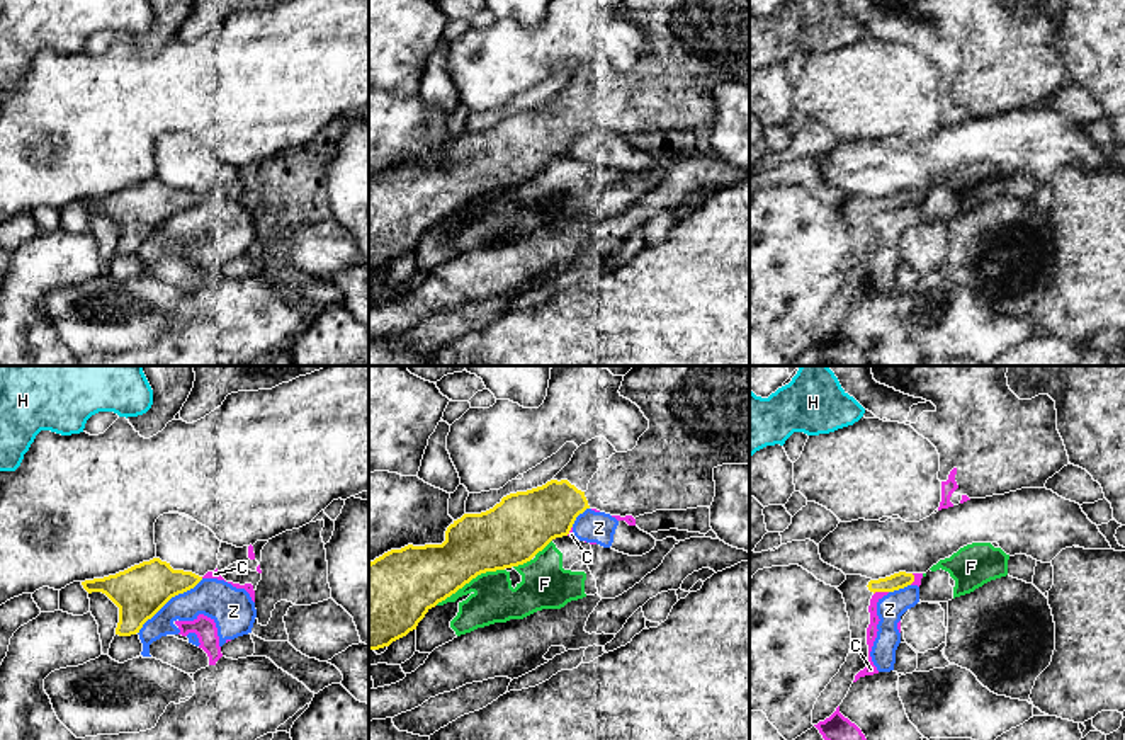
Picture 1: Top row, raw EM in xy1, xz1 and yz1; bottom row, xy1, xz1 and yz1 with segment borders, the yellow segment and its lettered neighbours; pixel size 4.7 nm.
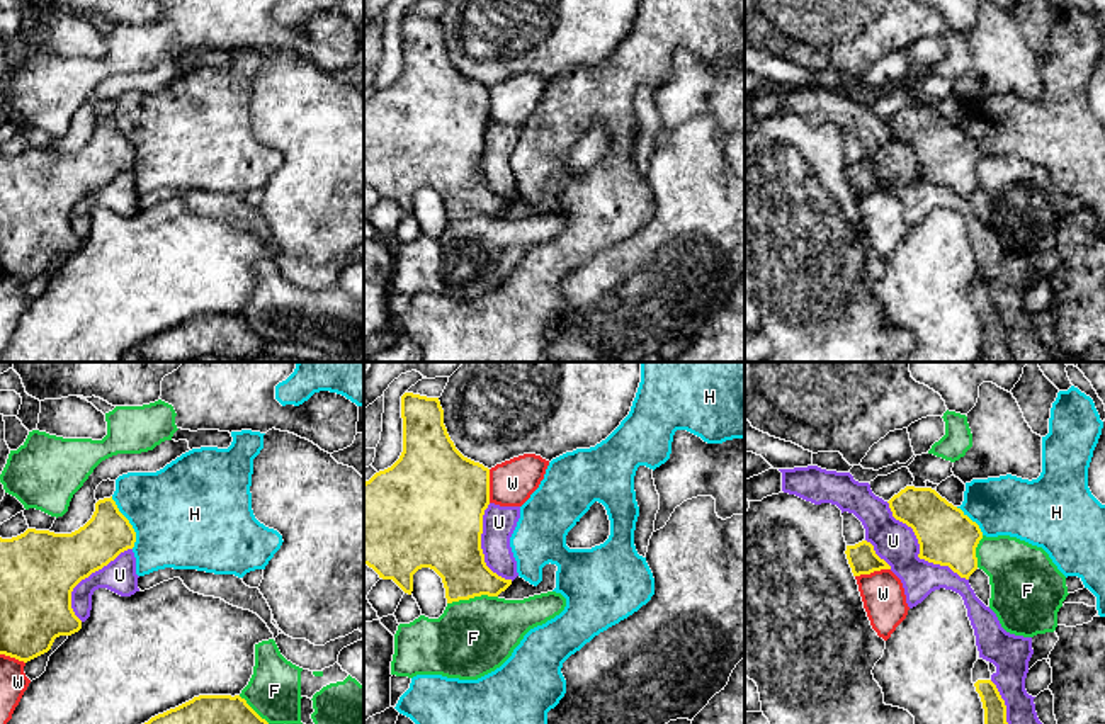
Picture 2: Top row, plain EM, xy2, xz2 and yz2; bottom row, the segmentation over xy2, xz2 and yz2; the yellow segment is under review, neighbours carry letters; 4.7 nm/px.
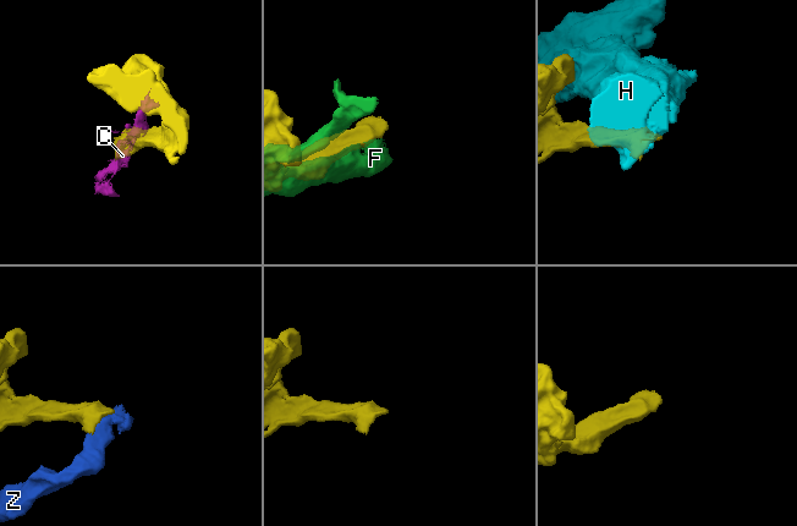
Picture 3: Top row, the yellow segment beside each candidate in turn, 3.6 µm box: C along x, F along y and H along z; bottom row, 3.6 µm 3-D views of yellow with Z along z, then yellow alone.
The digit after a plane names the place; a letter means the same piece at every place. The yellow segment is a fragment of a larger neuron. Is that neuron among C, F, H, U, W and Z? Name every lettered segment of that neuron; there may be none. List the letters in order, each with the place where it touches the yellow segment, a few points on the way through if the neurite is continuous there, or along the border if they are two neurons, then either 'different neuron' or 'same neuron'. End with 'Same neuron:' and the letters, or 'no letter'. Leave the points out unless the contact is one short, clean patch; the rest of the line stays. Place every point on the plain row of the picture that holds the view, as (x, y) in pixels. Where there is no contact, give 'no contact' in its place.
C: contact yz1 (881, 210); different neuron
F: contact xz1 (469, 199); different neuron
H: contact xy2 (128, 141); border xy2 (111, 116), (135, 152), (133, 167); different neuron
U: contact yz2 (920, 170); different neuron
W: contact yz2 (872, 191); different neuron
Z: contact xy1 (169, 218); different neuron
Same neuron: no letter

